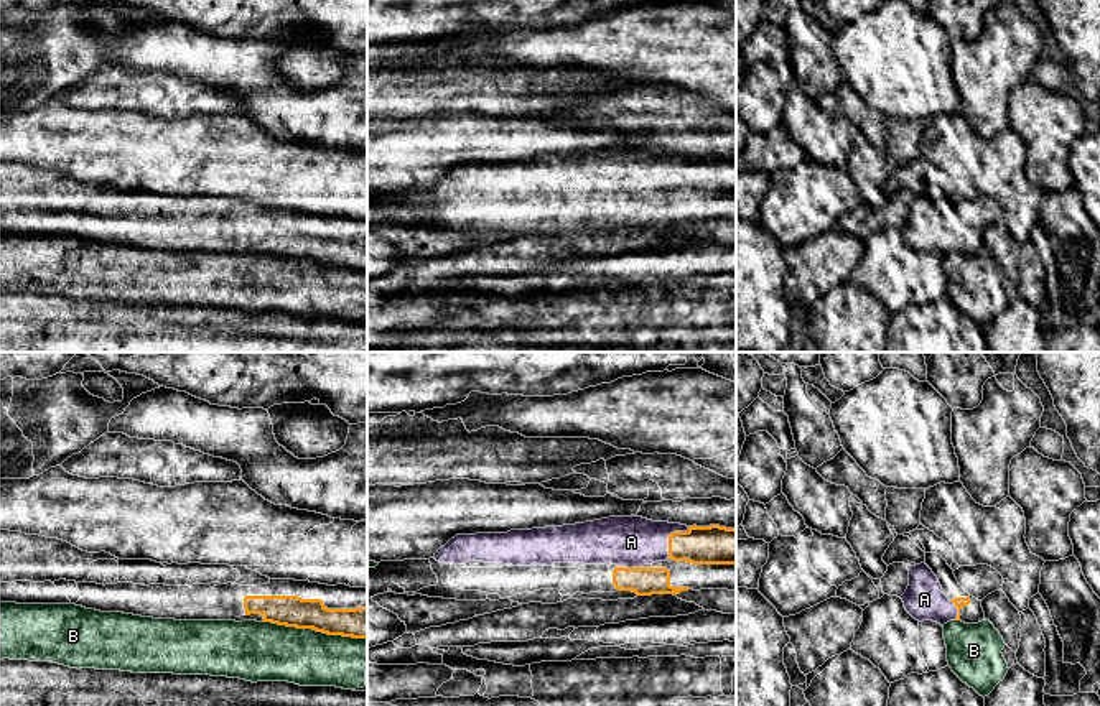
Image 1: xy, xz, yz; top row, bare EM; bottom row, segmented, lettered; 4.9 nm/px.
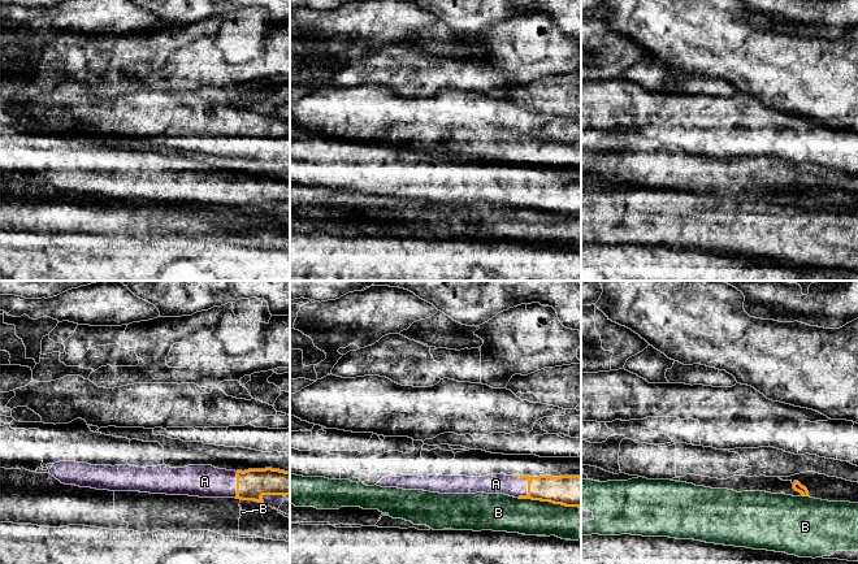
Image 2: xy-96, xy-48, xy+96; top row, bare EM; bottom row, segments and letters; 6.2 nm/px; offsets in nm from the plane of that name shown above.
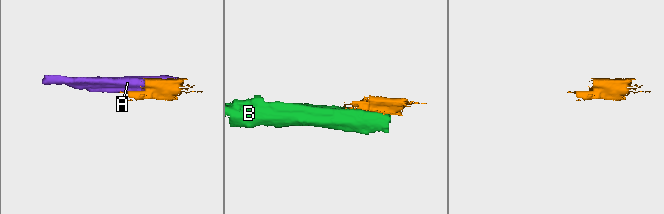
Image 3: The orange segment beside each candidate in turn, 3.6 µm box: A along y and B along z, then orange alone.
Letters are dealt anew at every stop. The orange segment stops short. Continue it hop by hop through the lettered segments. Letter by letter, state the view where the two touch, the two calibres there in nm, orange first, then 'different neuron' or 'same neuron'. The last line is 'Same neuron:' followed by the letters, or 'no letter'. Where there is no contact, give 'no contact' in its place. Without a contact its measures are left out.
A: meets orange in xz; 190 nm thick on the orange side, 260 nm on the other; same neuron
B: meets orange in xy; 160 nm thick on the orange side, 280 nm on the other; different neuron
Same neuron: A

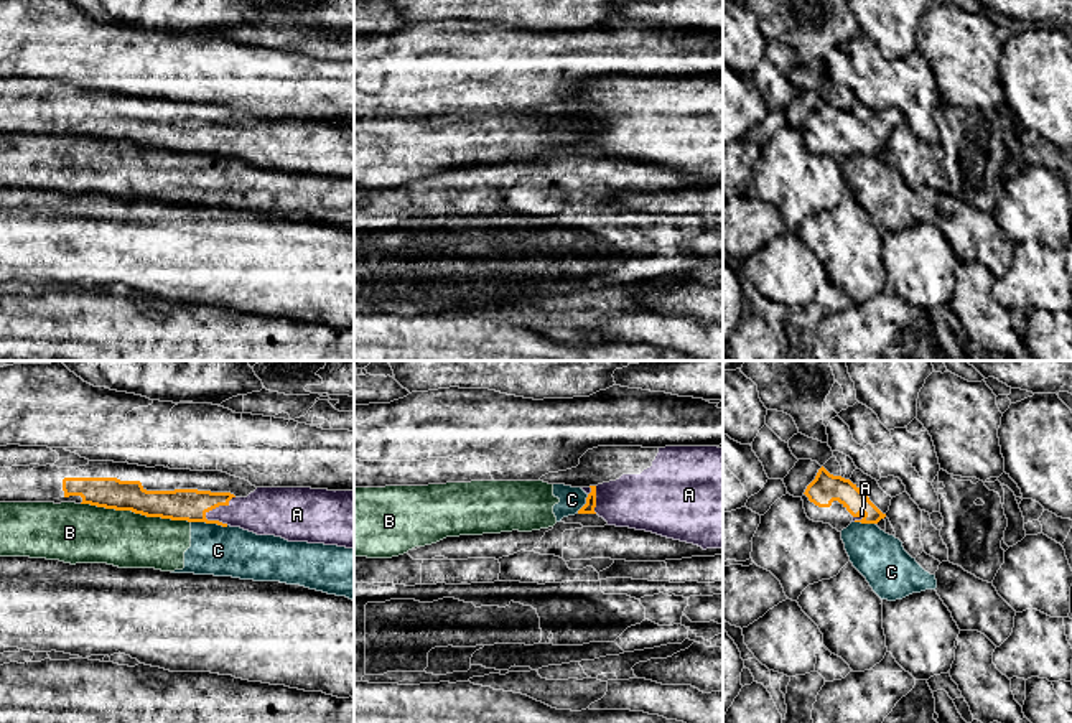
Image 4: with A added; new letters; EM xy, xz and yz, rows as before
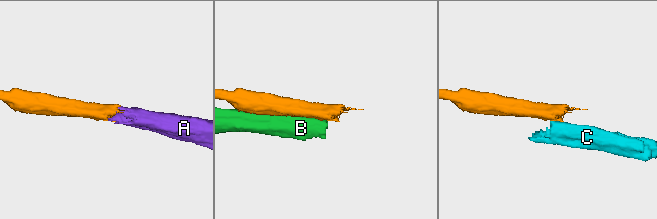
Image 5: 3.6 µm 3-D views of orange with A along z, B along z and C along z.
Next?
A: meets orange in xy; 160 nm thick on the orange side, 240 nm on the other; same neuron
B: meets orange in xy; 160 nm thick on the orange side, 280 nm on the other; different neuron
C: meets orange in xy; 160 nm thick on the orange side, 240 nm on the other; different neuron
Same neuron: A

